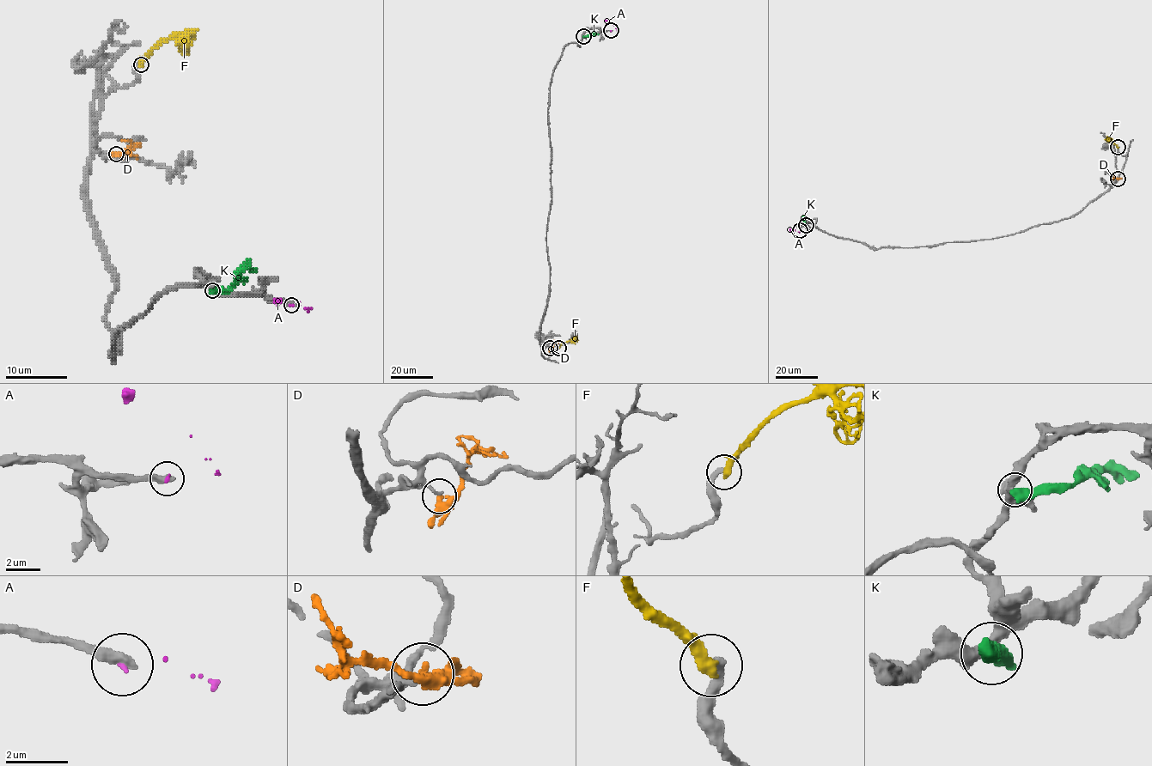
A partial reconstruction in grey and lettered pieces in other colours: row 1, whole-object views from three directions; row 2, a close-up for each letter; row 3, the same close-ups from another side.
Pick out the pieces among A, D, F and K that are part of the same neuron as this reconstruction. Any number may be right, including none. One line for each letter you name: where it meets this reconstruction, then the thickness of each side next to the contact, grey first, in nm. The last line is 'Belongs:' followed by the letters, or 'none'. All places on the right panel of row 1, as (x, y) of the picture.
Belongs: none

